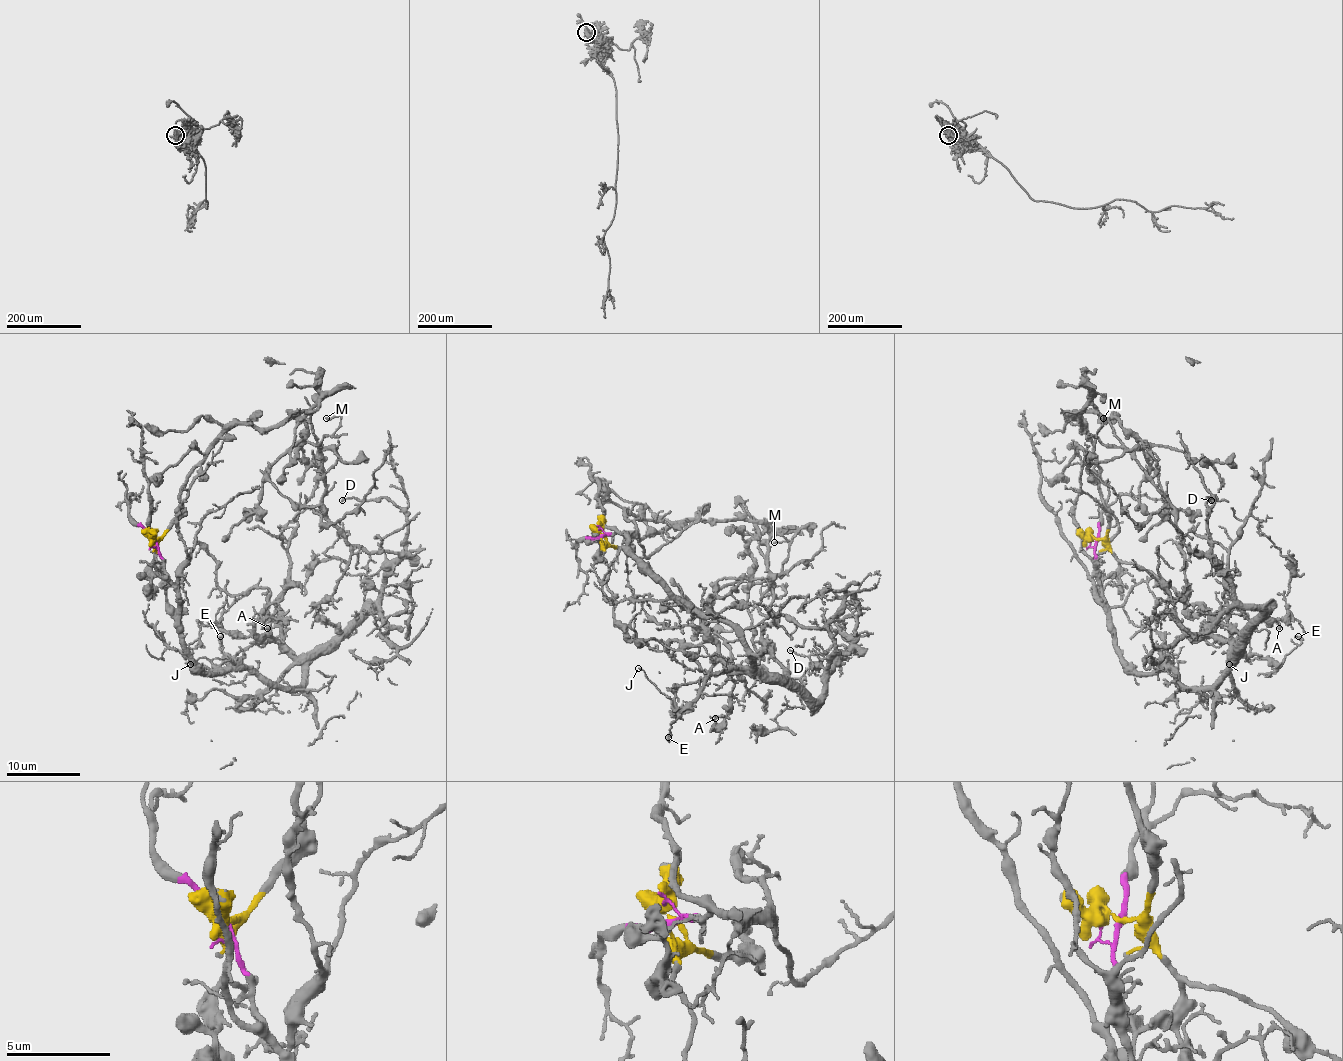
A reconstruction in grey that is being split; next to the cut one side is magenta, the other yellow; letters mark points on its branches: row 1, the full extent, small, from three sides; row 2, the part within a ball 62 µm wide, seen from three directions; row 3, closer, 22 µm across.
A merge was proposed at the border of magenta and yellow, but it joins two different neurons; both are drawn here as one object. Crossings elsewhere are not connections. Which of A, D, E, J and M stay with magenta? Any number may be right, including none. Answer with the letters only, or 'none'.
A, D, E, J, M

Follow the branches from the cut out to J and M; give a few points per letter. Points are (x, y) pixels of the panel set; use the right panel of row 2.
J: (1096, 539), (1092, 586), (1135, 671), (1170, 669), (1209, 687), (1229, 667), (1222, 641), (1261, 658), (1229, 663)
M: (1096, 539), (1113, 645), (1135, 671), (1209, 687), (1257, 610), (1192, 552), (1148, 473), (1094, 436), (1103, 417)

